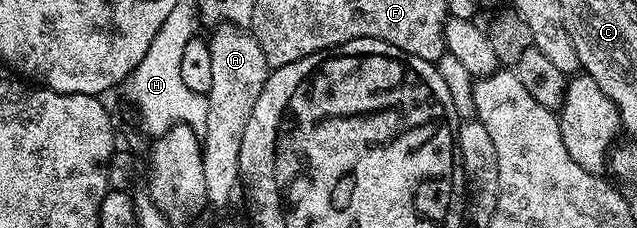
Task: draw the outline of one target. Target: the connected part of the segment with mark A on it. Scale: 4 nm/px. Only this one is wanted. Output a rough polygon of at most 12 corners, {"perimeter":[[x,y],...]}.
{"perimeter":[[217,25],[202,176],[211,205],[240,186],[242,135],[270,67],[251,29]]}

